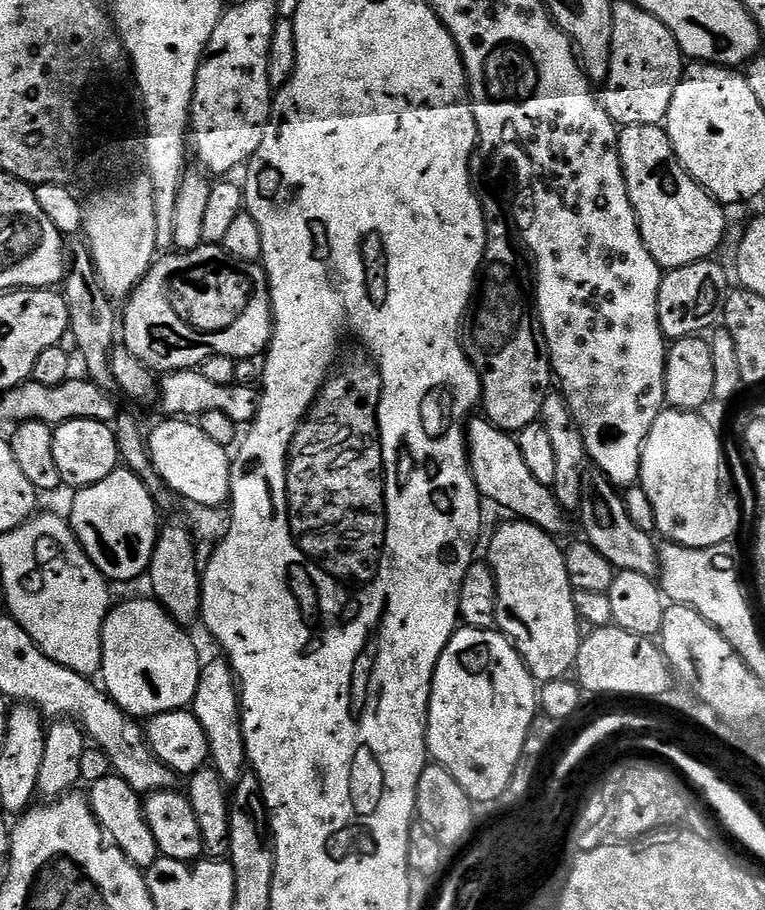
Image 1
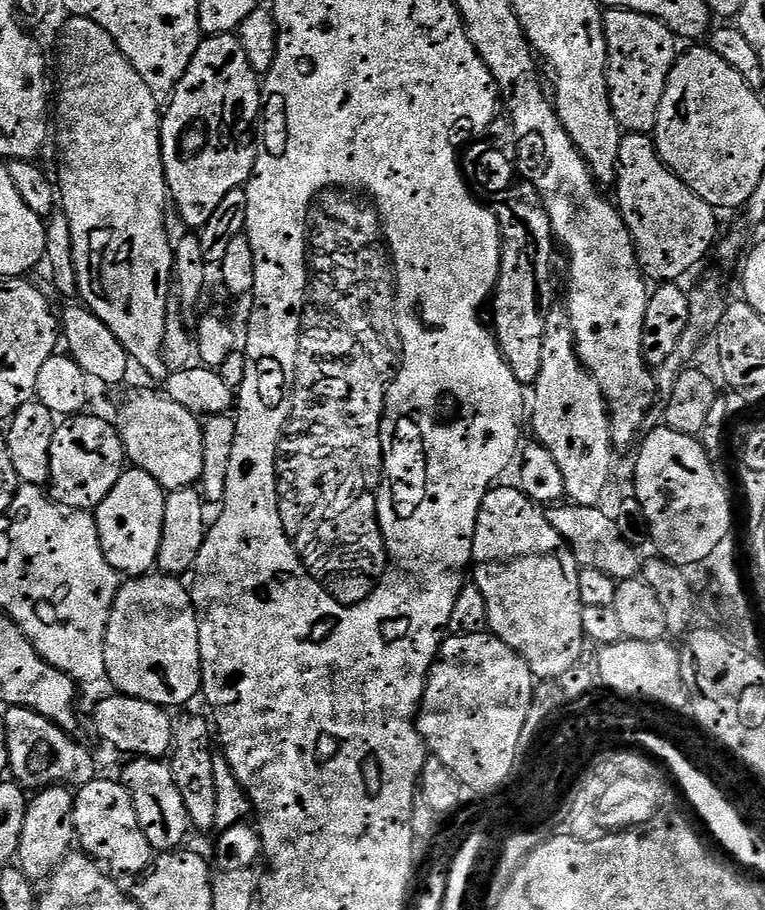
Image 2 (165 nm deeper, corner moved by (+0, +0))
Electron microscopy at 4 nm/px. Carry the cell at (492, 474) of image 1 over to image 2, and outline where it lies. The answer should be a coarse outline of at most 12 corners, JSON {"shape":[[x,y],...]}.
{"shape":[[568,502],[550,526],[581,568],[637,579],[642,556],[615,515]]}

